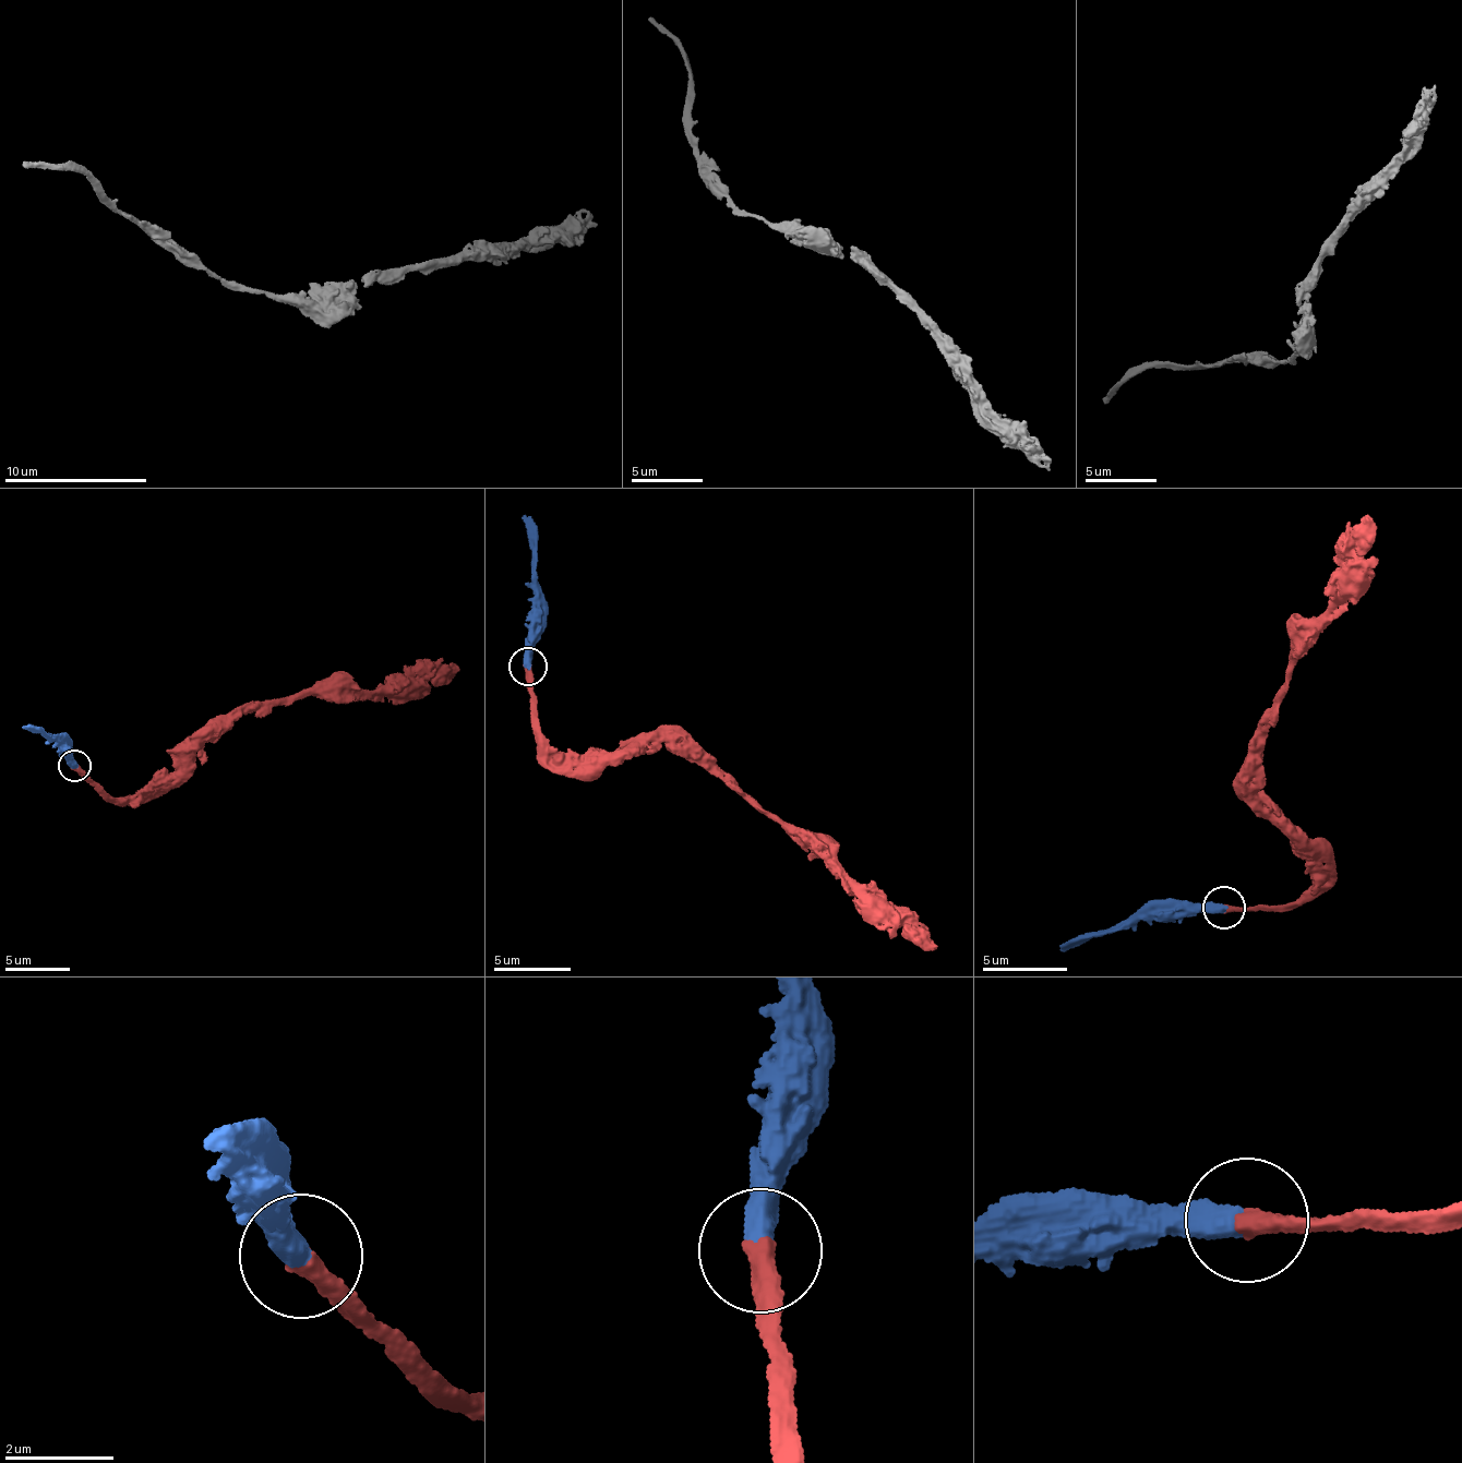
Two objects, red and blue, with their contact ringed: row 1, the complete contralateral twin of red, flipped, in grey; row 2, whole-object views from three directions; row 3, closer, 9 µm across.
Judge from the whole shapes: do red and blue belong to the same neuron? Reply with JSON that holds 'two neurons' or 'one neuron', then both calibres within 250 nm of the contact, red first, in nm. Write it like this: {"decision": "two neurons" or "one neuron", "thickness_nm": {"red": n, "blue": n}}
{"decision": "one neuron", "thickness_nm": {"red": 400, "blue": 500}}

